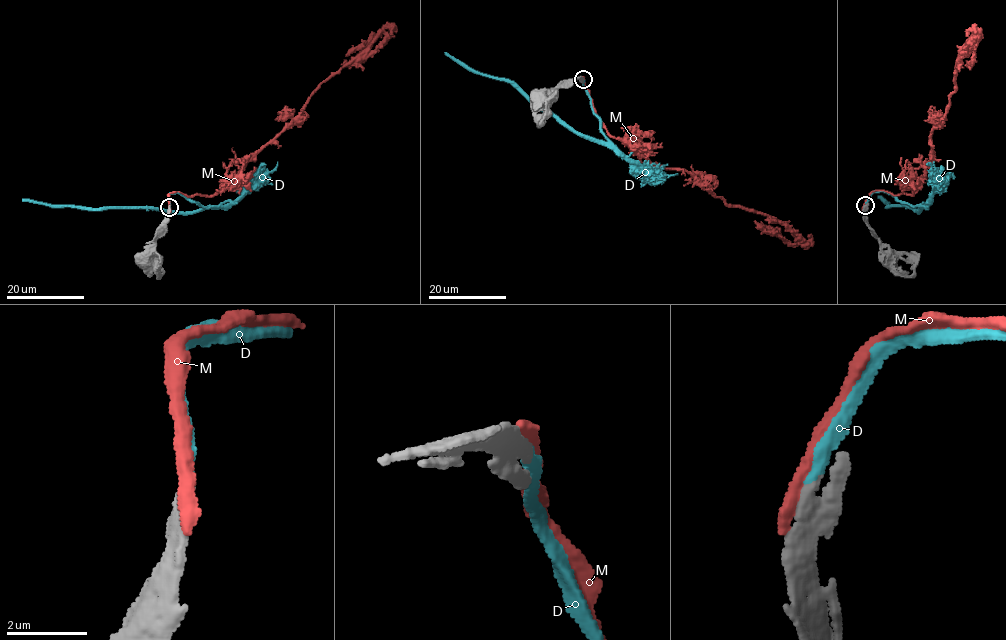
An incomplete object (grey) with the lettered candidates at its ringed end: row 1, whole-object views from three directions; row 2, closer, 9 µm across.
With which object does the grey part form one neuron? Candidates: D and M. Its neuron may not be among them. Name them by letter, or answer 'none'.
D

